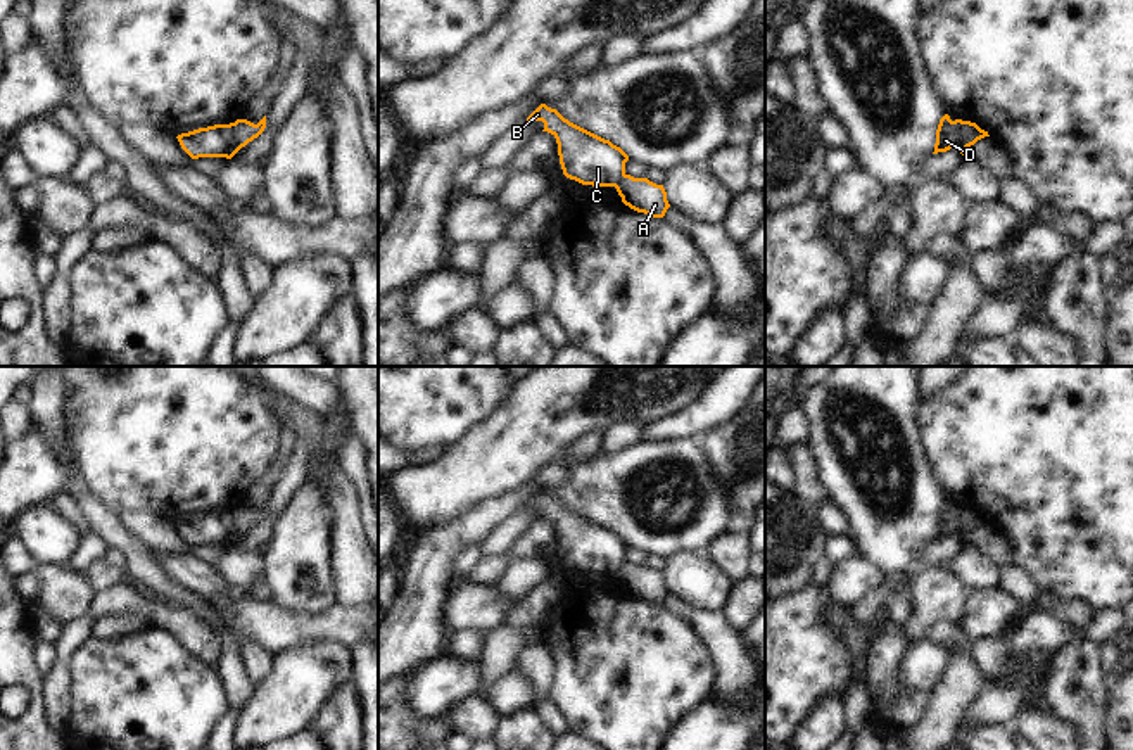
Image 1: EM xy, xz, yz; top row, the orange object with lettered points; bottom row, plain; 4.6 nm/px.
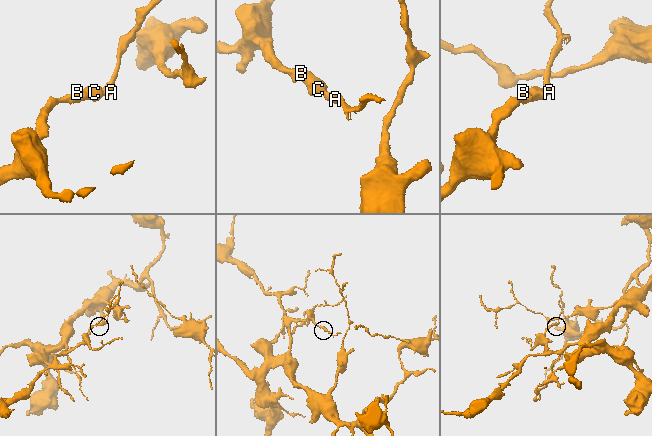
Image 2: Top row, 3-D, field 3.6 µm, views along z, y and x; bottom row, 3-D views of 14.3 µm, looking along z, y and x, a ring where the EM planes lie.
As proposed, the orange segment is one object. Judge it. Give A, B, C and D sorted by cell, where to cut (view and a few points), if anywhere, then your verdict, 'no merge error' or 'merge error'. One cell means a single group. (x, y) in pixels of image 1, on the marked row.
A / B C D; cut in xy along (232, 123), (232, 133), (239, 149); merge error

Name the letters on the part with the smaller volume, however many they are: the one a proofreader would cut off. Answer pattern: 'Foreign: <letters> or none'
Foreign: A

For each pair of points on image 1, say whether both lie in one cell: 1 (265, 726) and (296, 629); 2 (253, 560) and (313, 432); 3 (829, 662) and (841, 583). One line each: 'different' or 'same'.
1: different
2: different
3: different

